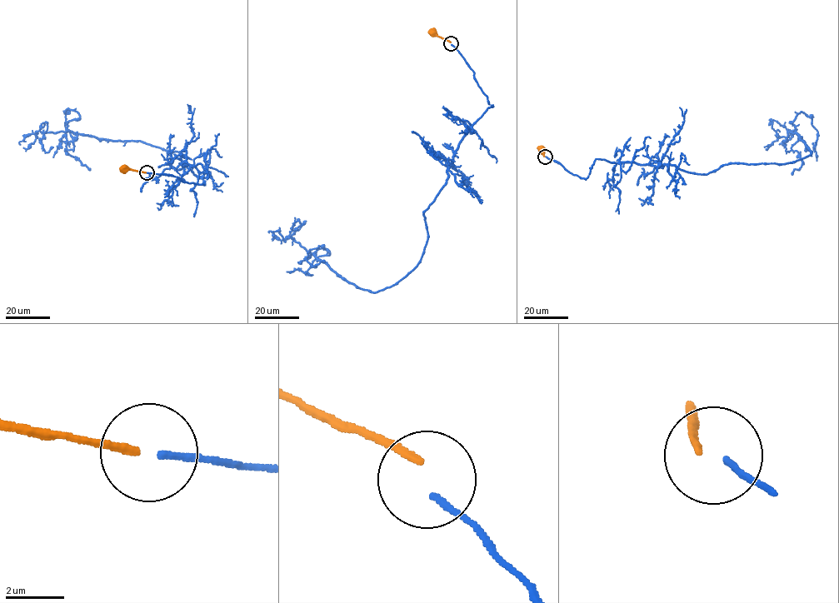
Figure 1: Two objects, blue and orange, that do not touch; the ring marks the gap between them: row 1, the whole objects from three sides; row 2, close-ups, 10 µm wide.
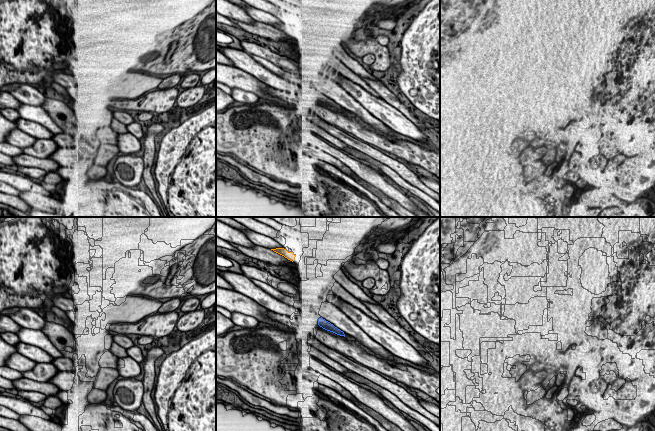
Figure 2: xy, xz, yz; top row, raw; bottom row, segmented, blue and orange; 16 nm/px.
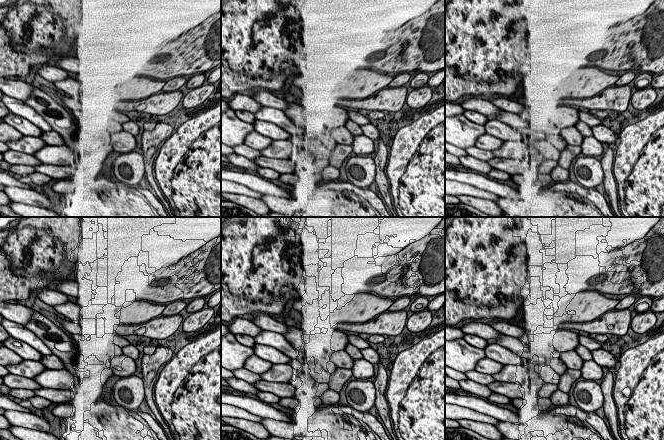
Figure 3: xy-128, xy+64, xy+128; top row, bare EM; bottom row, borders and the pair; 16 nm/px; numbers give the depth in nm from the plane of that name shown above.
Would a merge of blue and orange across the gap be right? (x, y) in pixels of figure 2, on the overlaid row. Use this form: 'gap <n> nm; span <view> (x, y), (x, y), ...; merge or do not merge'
gap 1000 nm; span xz (321, 317), (292, 261); merge

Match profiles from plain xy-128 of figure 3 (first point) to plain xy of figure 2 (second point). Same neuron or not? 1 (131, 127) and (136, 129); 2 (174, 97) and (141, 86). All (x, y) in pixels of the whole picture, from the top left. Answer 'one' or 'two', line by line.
1: one
2: two

